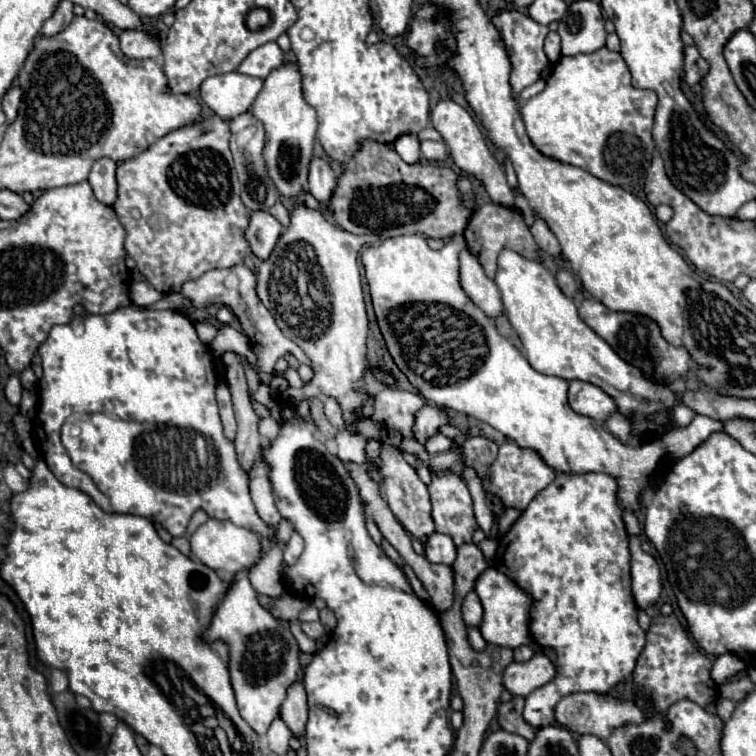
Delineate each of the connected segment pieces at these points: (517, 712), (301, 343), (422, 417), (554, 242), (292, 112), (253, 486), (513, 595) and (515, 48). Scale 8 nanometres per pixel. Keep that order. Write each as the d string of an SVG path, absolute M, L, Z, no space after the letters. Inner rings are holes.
M514 697L512 701L502 703L498 709L498 723L502 729L532 741L536 737L536 729L532 725L526 725L526 721L522 719L522 709L524 709L522 697Z
M300 205L292 211L290 227L278 239L270 259L256 273L260 301L274 313L282 333L308 355L314 371L312 381L304 389L288 389L284 397L300 401L312 397L312 393L326 395L326 417L332 425L346 427L350 433L358 431L356 425L364 419L362 407L370 397L364 389L368 375L368 317L356 261L364 243L366 237L352 235L330 223L318 209L312 211Z
M424 405L416 415L416 425L414 425L416 439L420 443L426 443L426 439L432 437L434 433L438 433L438 427L446 425L446 423L448 423L448 417L444 411L440 411L438 407L432 407L432 405Z
M536 219L536 223L532 225L530 231L532 231L534 241L538 243L538 247L540 247L544 253L548 253L548 255L552 255L552 257L562 257L558 239L554 237L554 233L548 229L548 225L546 225L542 219Z
M282 65L274 69L264 79L264 89L256 97L250 113L256 121L264 125L266 131L266 145L264 145L264 161L268 175L272 177L276 191L280 197L298 199L308 181L308 167L314 155L314 141L316 141L316 111L304 101L302 97L302 81L300 71L296 65Z
M262 459L256 461L256 465L254 465L252 473L250 473L250 495L252 495L252 501L256 505L258 515L268 525L270 533L276 533L278 521L282 517L280 517L280 513L278 513L278 509L274 505L270 481L268 481L268 465Z
M488 567L486 571L480 573L474 591L478 593L482 607L484 607L484 617L480 625L480 633L488 643L502 645L502 647L520 647L528 645L530 633L528 633L528 609L530 609L530 595L524 593L518 585L514 585L504 573L500 573L495 567Z
M500 11L496 15L492 15L492 21L494 25L498 27L504 43L506 43L506 49L508 49L508 55L510 55L510 61L512 61L512 75L510 75L510 83L512 83L512 91L514 91L514 97L518 97L518 93L532 85L534 81L540 79L542 71L546 67L550 67L550 61L548 57L544 55L544 39L548 35L548 27L546 25L540 25L536 23L534 19L518 13L518 11Z

